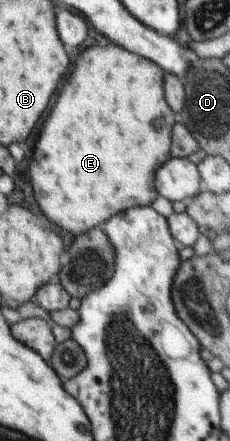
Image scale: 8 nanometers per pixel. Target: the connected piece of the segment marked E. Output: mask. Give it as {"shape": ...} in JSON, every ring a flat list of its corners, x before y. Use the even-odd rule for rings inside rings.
{"shape":[[112,43,112,47,90,47,84,53,80,53,78,61,74,63,74,71,70,73,70,77,68,77,66,85,62,87,62,91,60,91,54,107,48,113,50,117,46,117,44,123,42,123,38,141,34,145,34,155,32,155,32,161,30,161,30,181,32,181,34,193,36,193,38,207,44,211,44,215,52,223,56,223,58,227,62,227,62,229,78,235,82,231,88,231,88,229,92,229,92,227,108,221,112,215,122,214,129,208,153,205,153,202,159,196,155,189,156,171,172,158,172,132,178,122,177,116,172,112,168,103,166,103,164,81,162,69,156,63,152,63,152,61,148,61,144,57,138,57,138,55,126,51,124,47,118,47,114,43]]}

